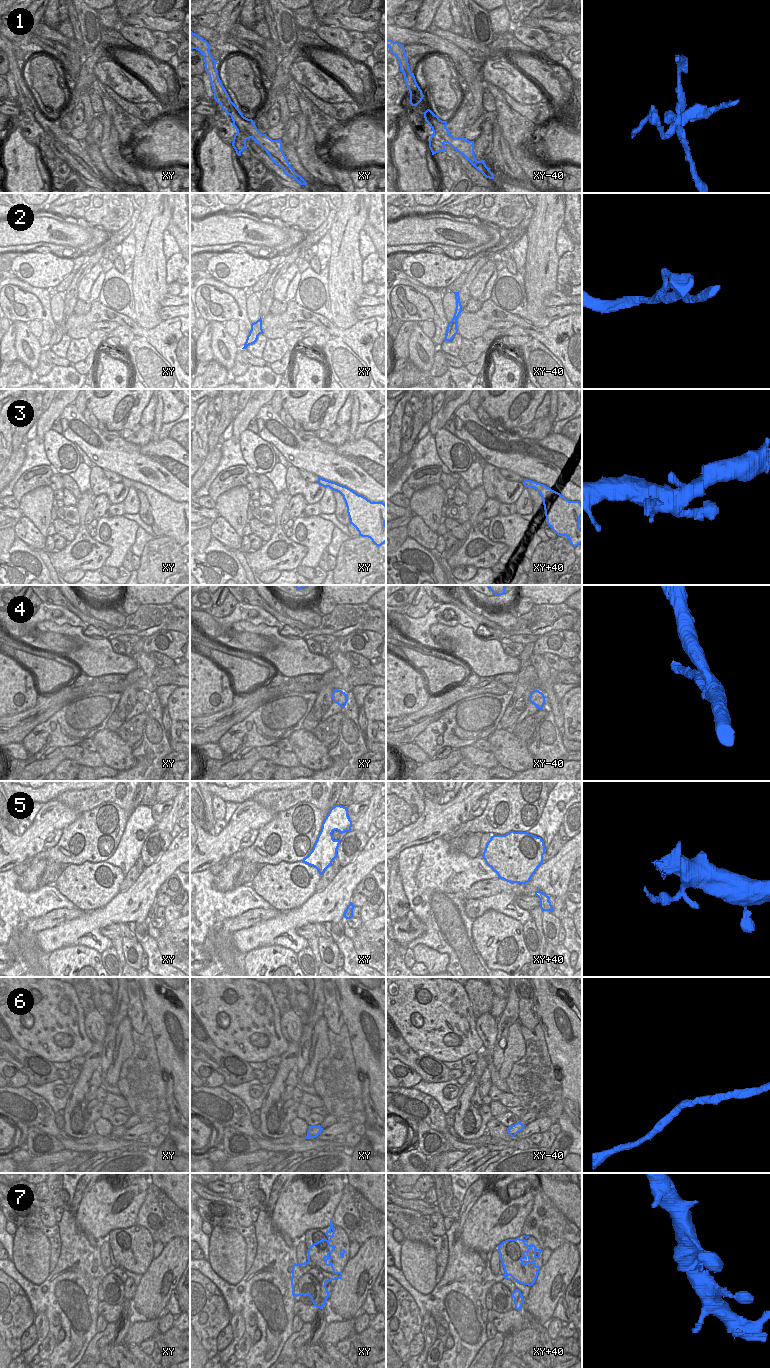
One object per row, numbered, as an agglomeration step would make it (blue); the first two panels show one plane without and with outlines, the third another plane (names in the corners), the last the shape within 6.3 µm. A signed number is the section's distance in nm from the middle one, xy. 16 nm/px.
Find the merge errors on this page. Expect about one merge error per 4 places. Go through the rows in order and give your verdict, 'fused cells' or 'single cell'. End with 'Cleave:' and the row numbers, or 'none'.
1: fused cells
2: single cell
3: single cell
4: single cell
5: single cell
6: single cell
7: single cell
Cleave: 1

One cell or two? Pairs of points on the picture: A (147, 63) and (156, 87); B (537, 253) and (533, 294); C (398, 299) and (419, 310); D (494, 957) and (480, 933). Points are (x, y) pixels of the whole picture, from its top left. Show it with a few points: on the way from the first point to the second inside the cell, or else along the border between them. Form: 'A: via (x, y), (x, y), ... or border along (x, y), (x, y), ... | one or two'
A: via (146, 69), (155, 81) | one
B: via (537, 263), (537, 284) | one
C: via (403, 299), (409, 305), (414, 306) | one
D: via (492, 951), (490, 943), (486, 939) | one

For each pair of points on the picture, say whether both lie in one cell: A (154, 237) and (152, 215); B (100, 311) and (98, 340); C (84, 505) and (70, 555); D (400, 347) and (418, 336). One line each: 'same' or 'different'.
A: same
B: different
C: same
D: different

